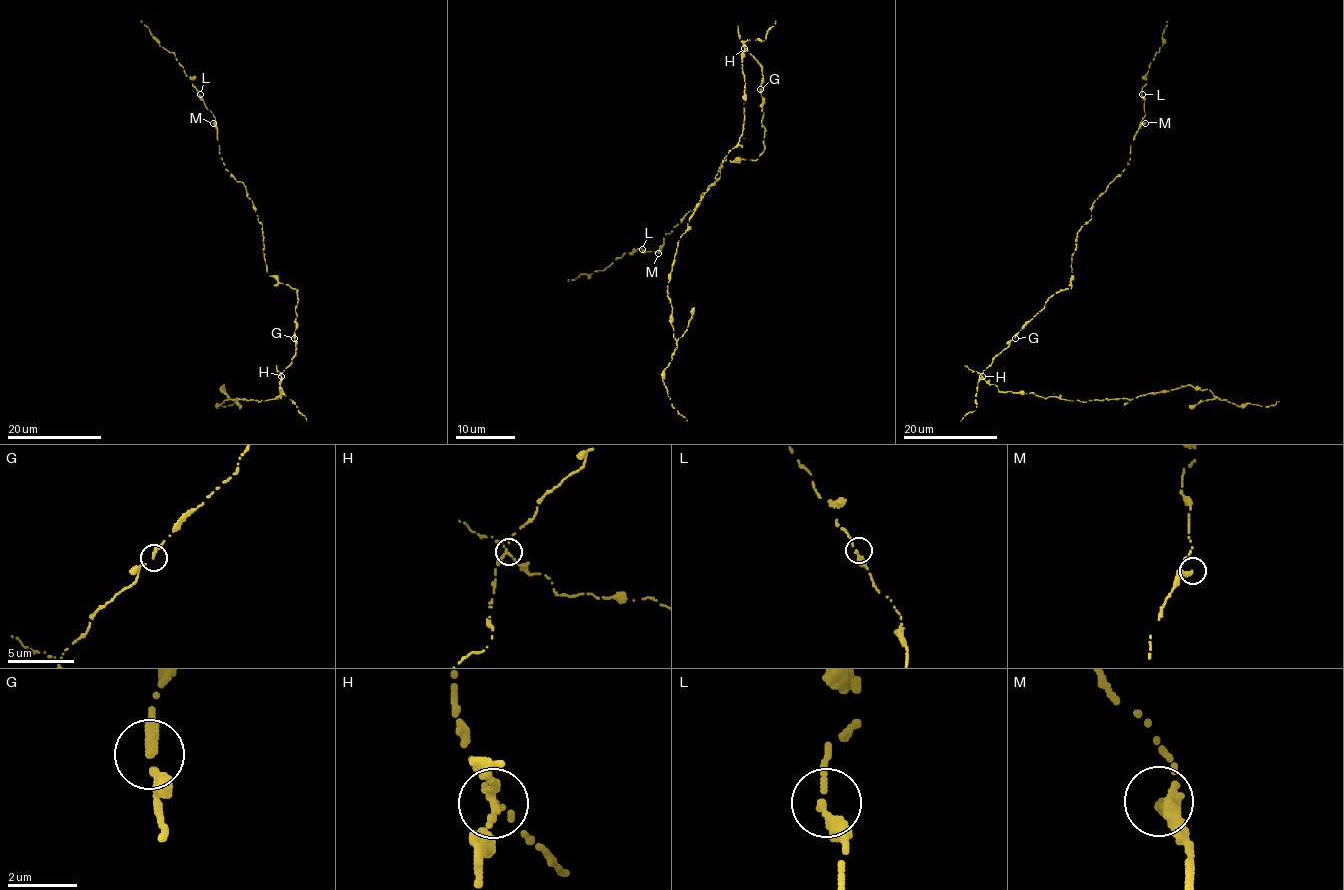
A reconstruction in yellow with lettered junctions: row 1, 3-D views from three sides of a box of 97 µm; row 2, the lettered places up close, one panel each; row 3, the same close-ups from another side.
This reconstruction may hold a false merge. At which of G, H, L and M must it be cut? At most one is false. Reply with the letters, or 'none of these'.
H

